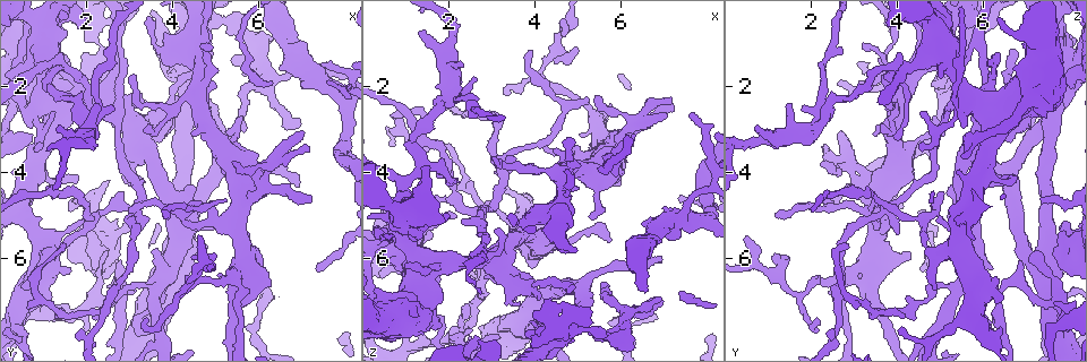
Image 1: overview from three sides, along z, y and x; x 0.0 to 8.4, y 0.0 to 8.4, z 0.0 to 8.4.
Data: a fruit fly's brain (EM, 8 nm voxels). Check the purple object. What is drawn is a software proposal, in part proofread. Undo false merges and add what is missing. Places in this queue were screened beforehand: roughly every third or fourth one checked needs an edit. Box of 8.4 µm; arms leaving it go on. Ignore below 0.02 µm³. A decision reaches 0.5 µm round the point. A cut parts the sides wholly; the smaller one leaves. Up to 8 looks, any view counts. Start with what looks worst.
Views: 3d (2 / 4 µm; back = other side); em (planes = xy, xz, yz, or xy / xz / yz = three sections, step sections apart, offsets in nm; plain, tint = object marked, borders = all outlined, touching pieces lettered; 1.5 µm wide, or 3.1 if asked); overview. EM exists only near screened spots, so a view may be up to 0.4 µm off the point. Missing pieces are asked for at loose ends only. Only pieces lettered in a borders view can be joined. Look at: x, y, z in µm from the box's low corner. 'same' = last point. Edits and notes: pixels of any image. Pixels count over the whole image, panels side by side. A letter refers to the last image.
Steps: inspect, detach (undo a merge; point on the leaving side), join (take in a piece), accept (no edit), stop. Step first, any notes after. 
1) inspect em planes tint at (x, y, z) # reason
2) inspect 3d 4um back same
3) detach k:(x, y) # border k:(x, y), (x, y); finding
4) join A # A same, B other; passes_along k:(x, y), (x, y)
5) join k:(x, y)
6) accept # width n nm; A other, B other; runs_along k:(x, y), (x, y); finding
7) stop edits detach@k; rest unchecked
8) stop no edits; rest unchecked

inspect em planes plain at (7.55, 1.95, 2.65) # tapers out

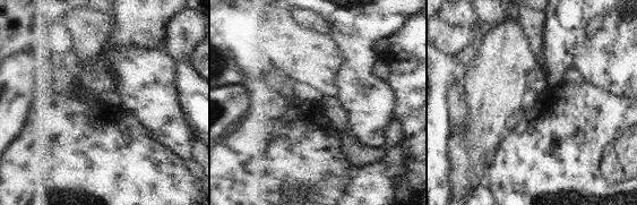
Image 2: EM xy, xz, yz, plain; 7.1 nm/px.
inspect em planes borders same # see the neighbours

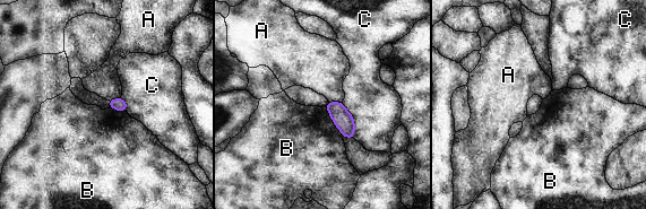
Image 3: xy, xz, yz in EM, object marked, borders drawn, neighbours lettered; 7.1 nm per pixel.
accept # A other, B other, C other; border 3:(324, 106), (330, 120), (343, 136); no lettered piece goes on from it

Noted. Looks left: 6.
inspect em planes borders at (5.40, 3.75, 2.25) # an open end

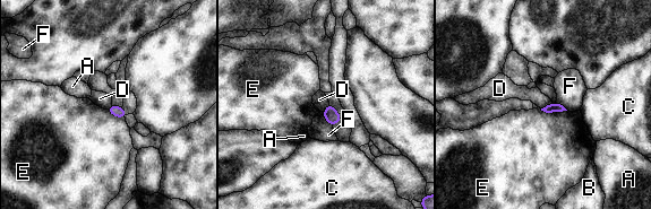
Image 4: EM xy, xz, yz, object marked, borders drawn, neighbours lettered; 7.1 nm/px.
accept # longest_contact E 190 nm; A other, B other, C other, D other, E other, F other; border 4:(551, 102), (541, 109); no lettered piece goes on from it

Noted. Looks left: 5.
inspect em xy step 8 tint at (5.85, 7.70, 7.45) # a narrow waist

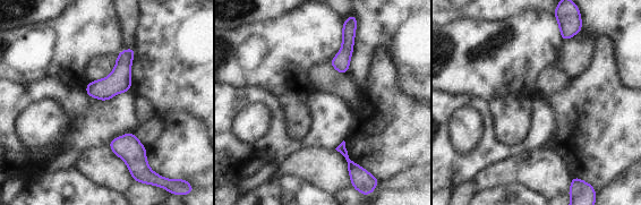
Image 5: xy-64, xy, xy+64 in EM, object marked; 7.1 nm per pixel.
inspect em planes tint same # another direction

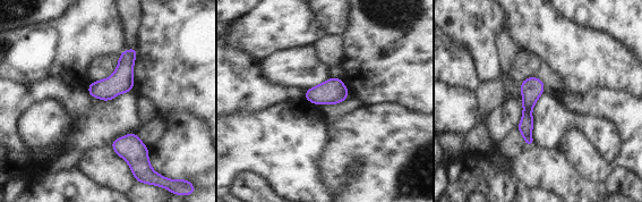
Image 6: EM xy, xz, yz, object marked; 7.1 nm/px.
inspect em planes borders same # see the neighbours

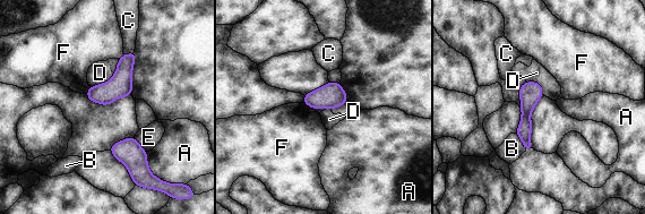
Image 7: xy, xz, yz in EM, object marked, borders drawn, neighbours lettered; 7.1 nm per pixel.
accept # A other, B other, C other, D other, E other, F other; border 7:(118, 59), (114, 74), (91, 86); one cell here

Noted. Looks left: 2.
stop no edits; rest unchecked

